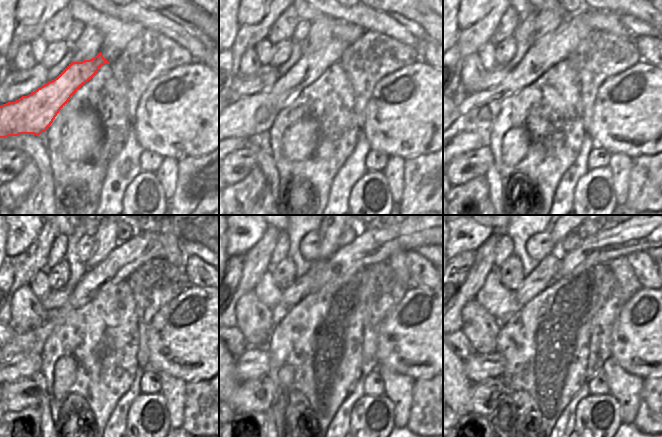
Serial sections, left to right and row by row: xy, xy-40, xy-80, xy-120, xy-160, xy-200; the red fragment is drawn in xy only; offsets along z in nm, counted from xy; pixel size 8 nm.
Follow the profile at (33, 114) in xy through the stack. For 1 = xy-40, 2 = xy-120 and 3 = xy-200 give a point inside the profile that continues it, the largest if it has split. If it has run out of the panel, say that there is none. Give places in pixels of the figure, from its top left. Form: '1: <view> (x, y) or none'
1: xy-40 (253, 115)
2: xy-120 (126, 257)
3: xy-200 (628, 235)

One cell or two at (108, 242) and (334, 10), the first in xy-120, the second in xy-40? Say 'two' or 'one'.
two

